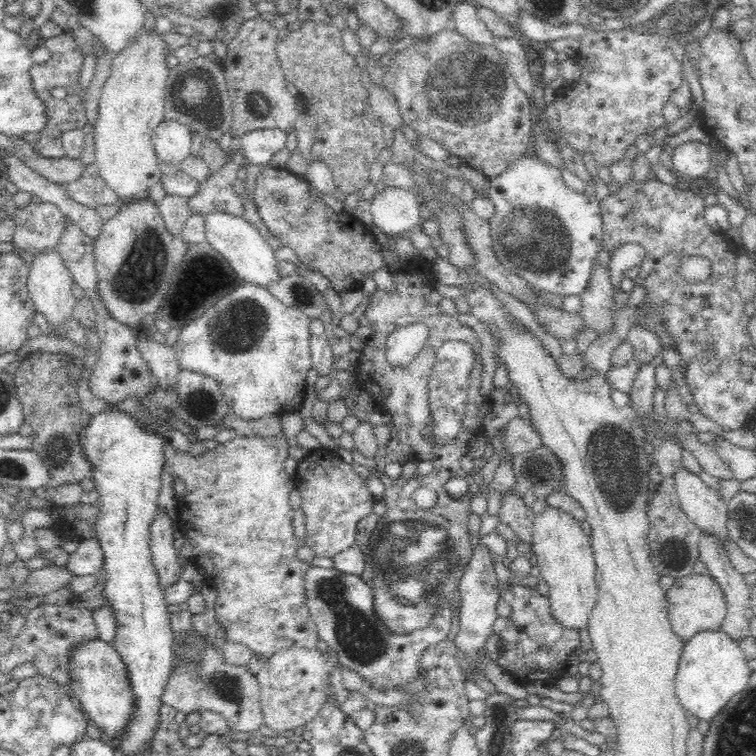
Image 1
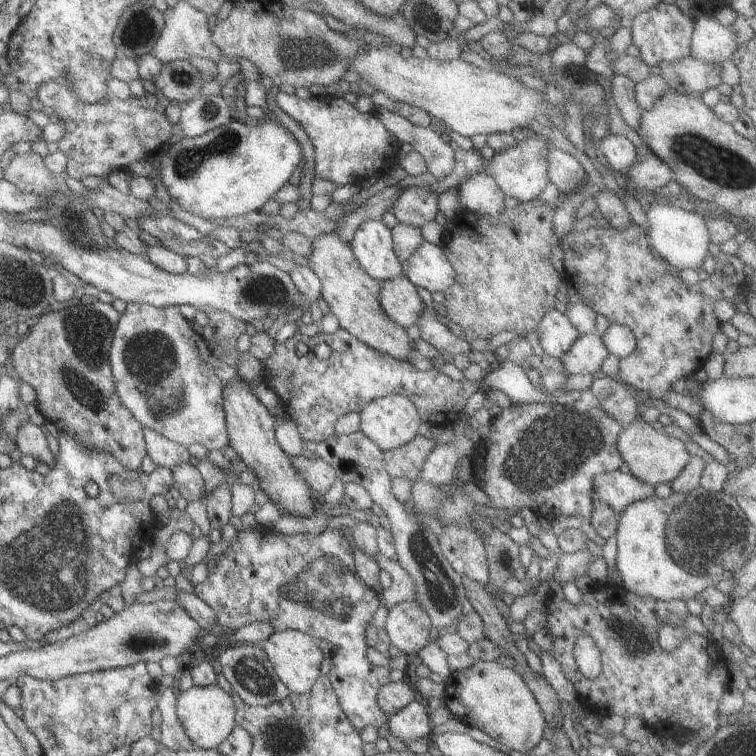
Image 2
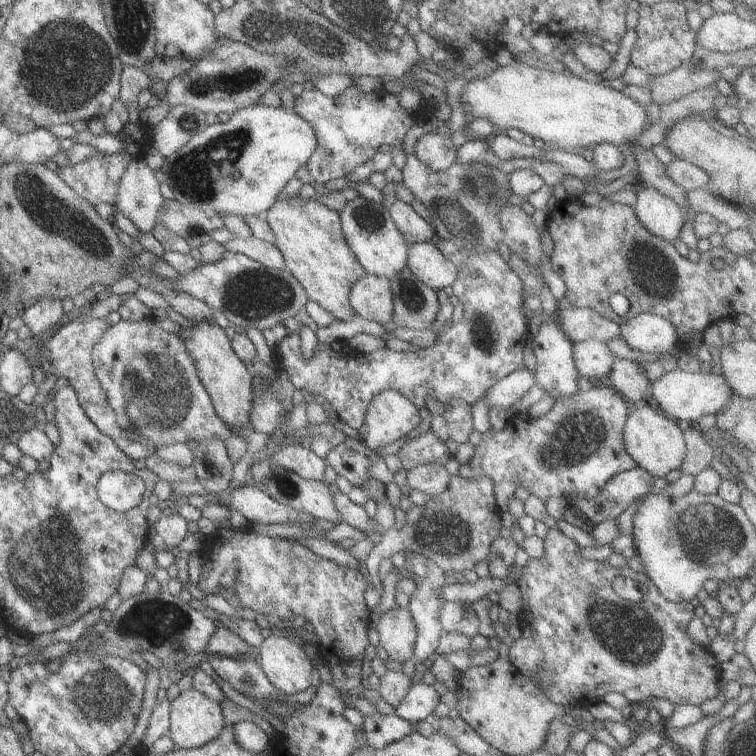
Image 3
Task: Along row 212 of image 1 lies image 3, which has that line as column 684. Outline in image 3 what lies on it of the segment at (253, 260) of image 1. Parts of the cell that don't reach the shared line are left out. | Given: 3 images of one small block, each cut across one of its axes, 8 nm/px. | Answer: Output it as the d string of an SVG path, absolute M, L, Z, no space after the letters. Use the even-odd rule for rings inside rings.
M639 185L632 212L647 232L669 243L679 239L679 230L685 224L685 212L646 185Z

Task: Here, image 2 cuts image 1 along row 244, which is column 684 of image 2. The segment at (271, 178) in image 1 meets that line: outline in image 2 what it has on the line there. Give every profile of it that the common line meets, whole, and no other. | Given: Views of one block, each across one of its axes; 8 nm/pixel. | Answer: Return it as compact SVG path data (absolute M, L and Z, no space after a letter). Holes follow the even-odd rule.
M631 221L623 230L615 228L589 227L583 231L571 228L565 236L557 238L557 246L563 252L564 277L568 286L579 296L580 303L589 306L595 314L606 318L608 324L625 325L635 336L635 348L632 353L619 358L616 378L631 390L641 390L649 398L662 399L672 383L679 378L691 378L692 374L702 367L712 351L712 338L719 332L720 322L714 314L713 304L721 299L727 286L740 286L746 281L743 275L744 265L735 255L726 255L721 251L715 260L717 267L703 281L686 285L677 271L663 258L649 248L646 235L639 226ZM723 264L733 267L733 274L725 276L721 272Z

